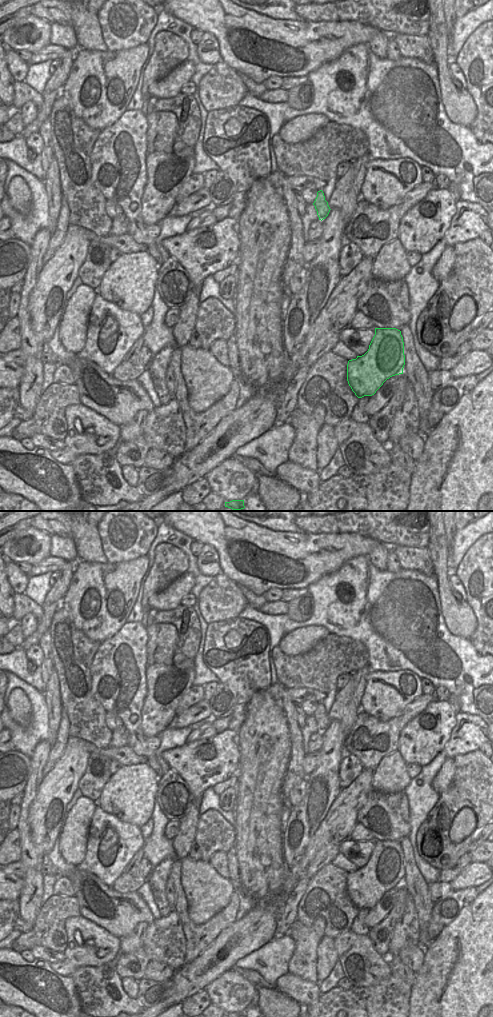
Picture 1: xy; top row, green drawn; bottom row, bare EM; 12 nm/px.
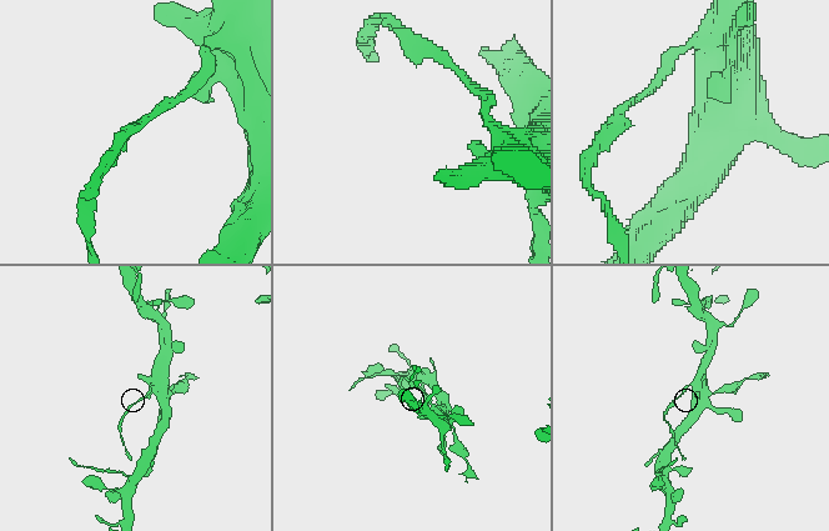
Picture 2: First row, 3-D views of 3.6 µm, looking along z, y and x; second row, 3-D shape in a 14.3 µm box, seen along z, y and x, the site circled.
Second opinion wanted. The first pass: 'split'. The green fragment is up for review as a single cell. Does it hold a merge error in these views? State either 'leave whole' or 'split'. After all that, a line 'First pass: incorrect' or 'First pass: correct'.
split
First pass: correct

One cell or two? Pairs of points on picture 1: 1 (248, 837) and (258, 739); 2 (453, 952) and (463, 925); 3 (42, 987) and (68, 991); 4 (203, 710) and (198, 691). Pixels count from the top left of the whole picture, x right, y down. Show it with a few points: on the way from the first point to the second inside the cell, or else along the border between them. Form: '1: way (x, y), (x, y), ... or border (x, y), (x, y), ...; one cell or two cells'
1: way (258, 813), (258, 763); one cell
2: way (454, 945), (454, 937), (459, 932); one cell
3: way (48, 991), (62, 991); one cell
4: border (203, 699), (180, 713); two cells

